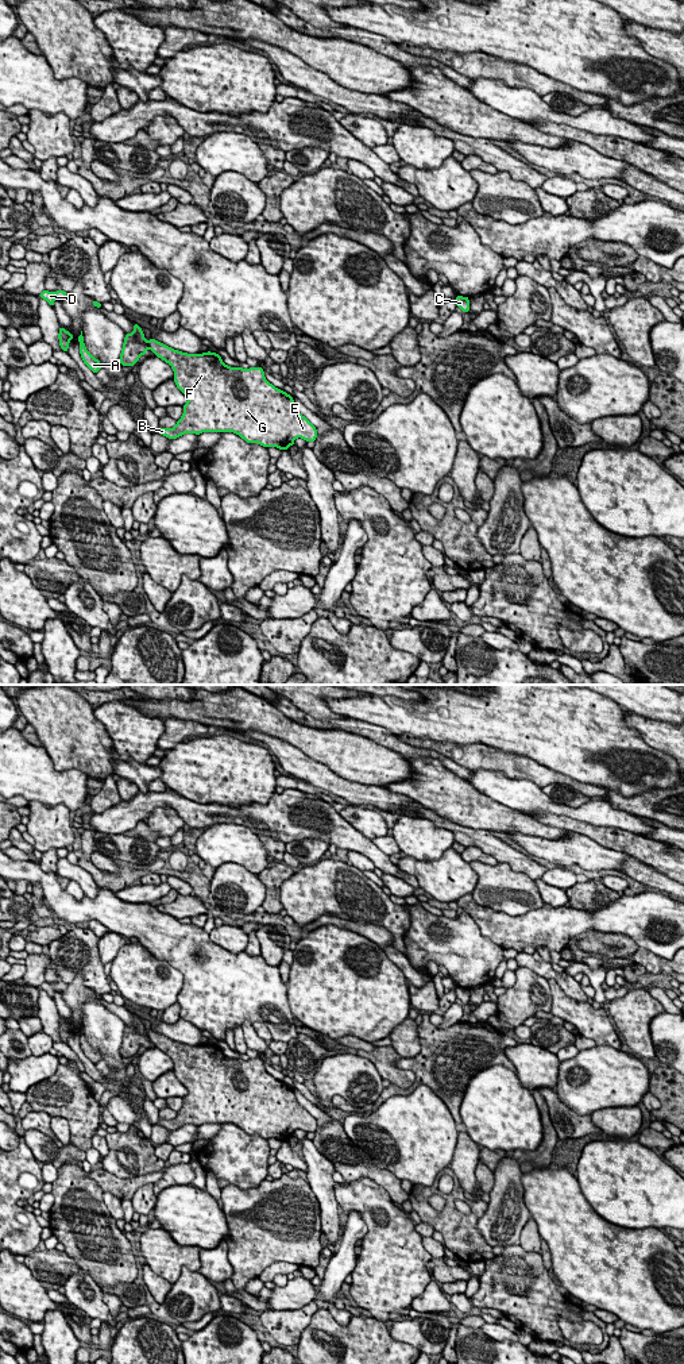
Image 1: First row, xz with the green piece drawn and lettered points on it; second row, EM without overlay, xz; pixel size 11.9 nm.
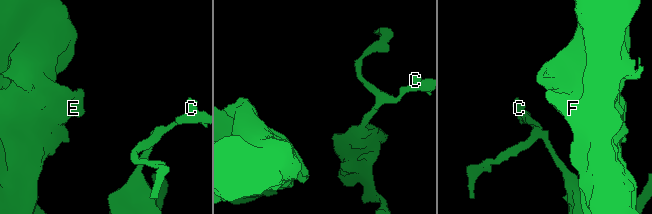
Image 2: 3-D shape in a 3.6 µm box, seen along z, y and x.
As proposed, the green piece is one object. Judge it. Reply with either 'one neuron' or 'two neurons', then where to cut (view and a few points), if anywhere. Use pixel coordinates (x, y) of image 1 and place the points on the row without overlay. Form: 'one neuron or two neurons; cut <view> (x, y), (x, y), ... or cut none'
two neurons; cut xz (146, 1033), (149, 1037)

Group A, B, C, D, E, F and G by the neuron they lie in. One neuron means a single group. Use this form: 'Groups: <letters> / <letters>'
Groups: A D / B C E F G

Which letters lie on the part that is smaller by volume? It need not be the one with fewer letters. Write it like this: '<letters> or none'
A, D

